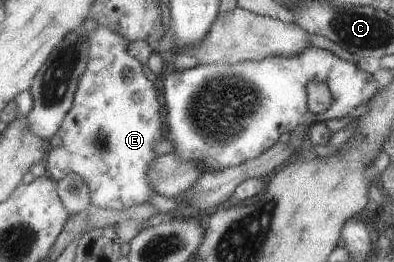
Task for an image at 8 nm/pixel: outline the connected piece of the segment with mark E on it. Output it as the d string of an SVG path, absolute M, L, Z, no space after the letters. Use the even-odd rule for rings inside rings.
M100 25L93 31L93 34L91 34L91 64L89 64L85 76L81 78L81 86L79 87L79 92L77 92L75 106L73 106L73 110L67 115L59 132L63 144L59 147L51 148L51 154L49 154L49 158L45 163L47 174L56 181L63 180L66 176L69 176L69 174L80 174L83 176L92 188L93 204L113 210L130 210L133 206L147 204L155 198L155 195L158 192L155 192L153 182L151 182L151 176L149 176L149 170L151 170L151 164L159 158L155 146L157 146L157 142L167 134L167 128L165 128L166 118L164 117L164 114L161 114L161 104L159 104L159 93L161 92L160 85L158 85L157 82L153 82L153 80L147 76L145 64L129 52L129 46L131 46L131 40L127 40L122 34L117 34L117 32L111 30L108 26ZM125 70L131 70L134 74L134 78L127 80Z

